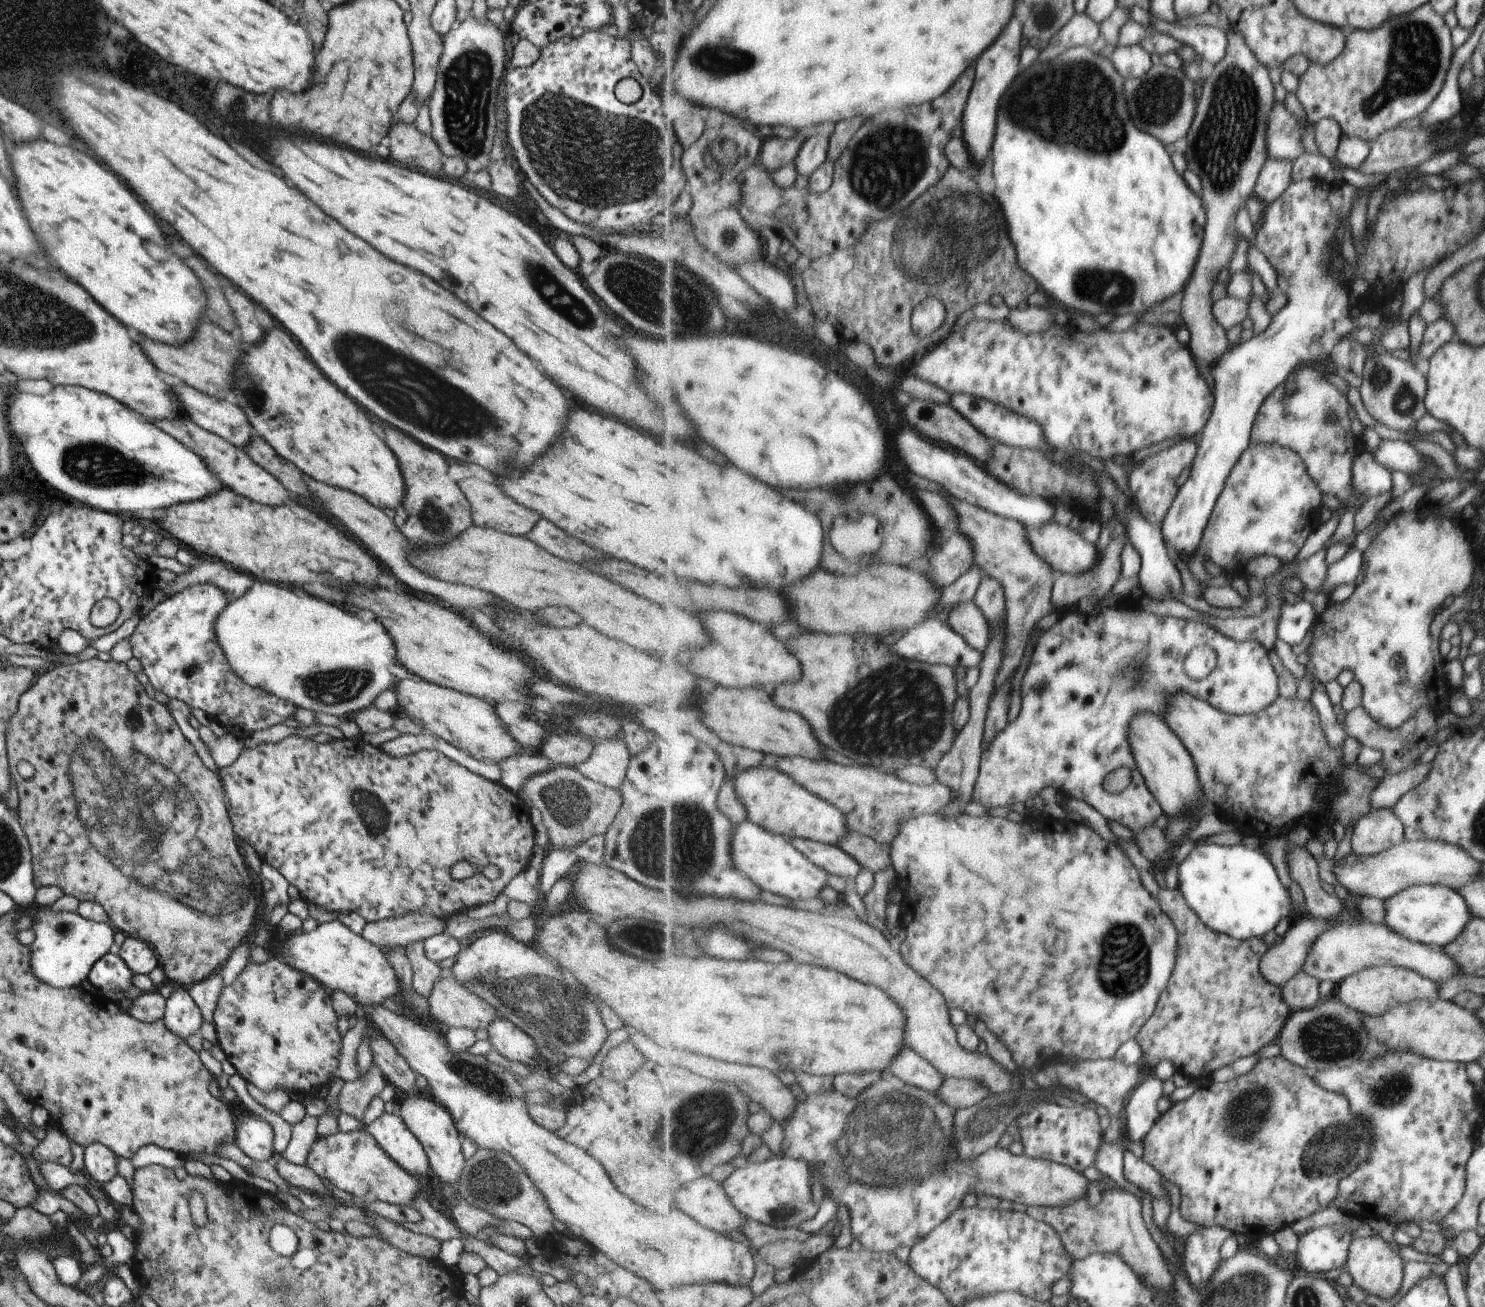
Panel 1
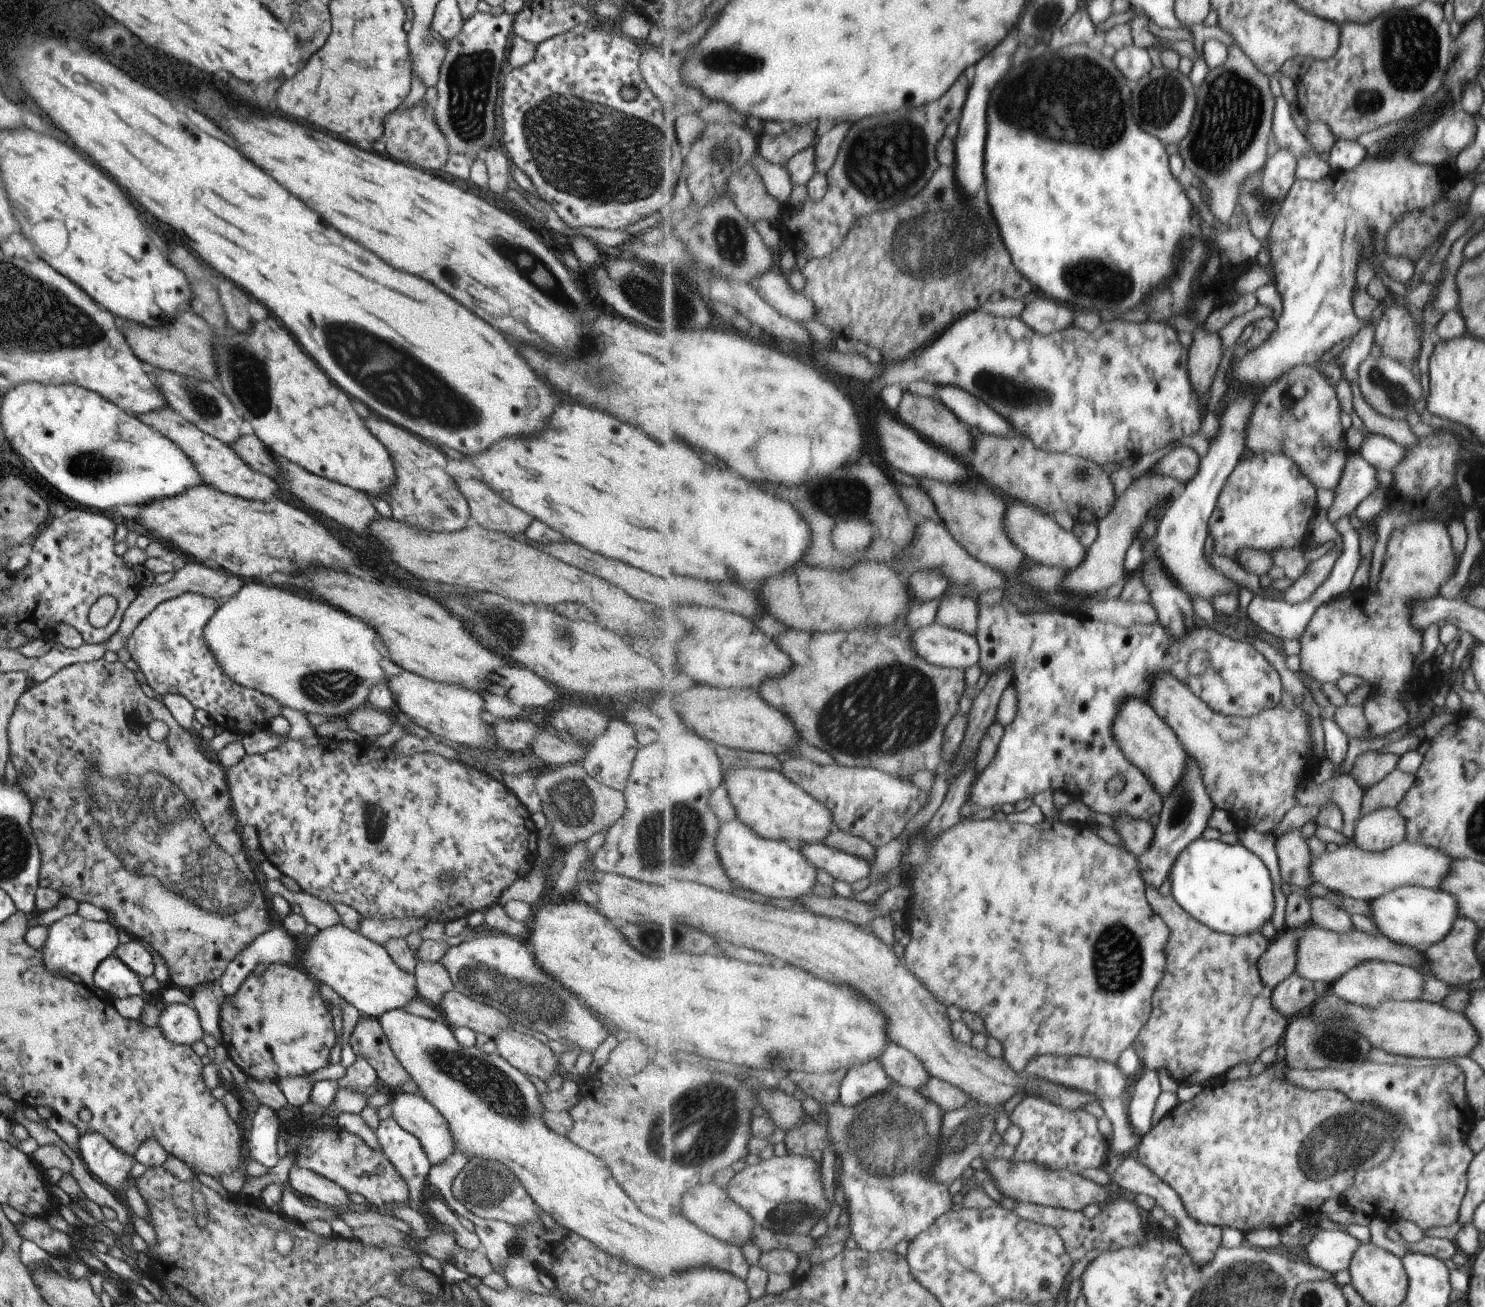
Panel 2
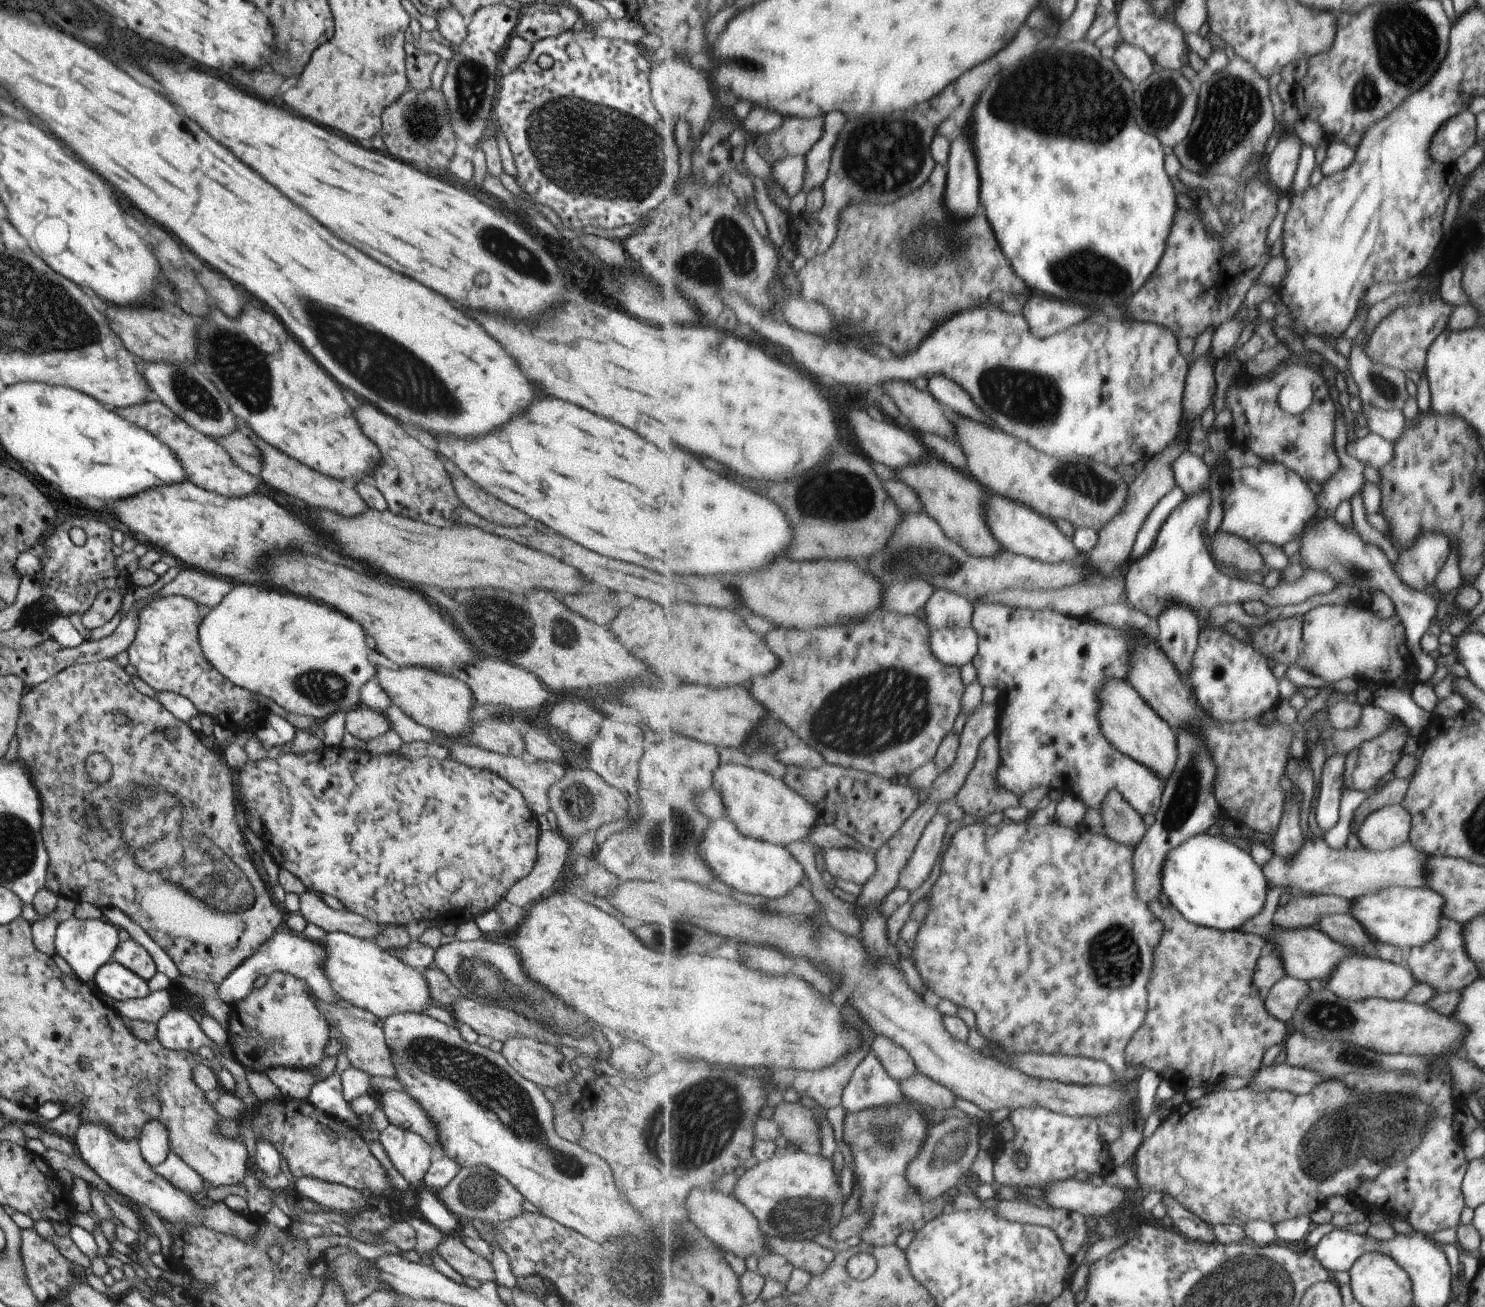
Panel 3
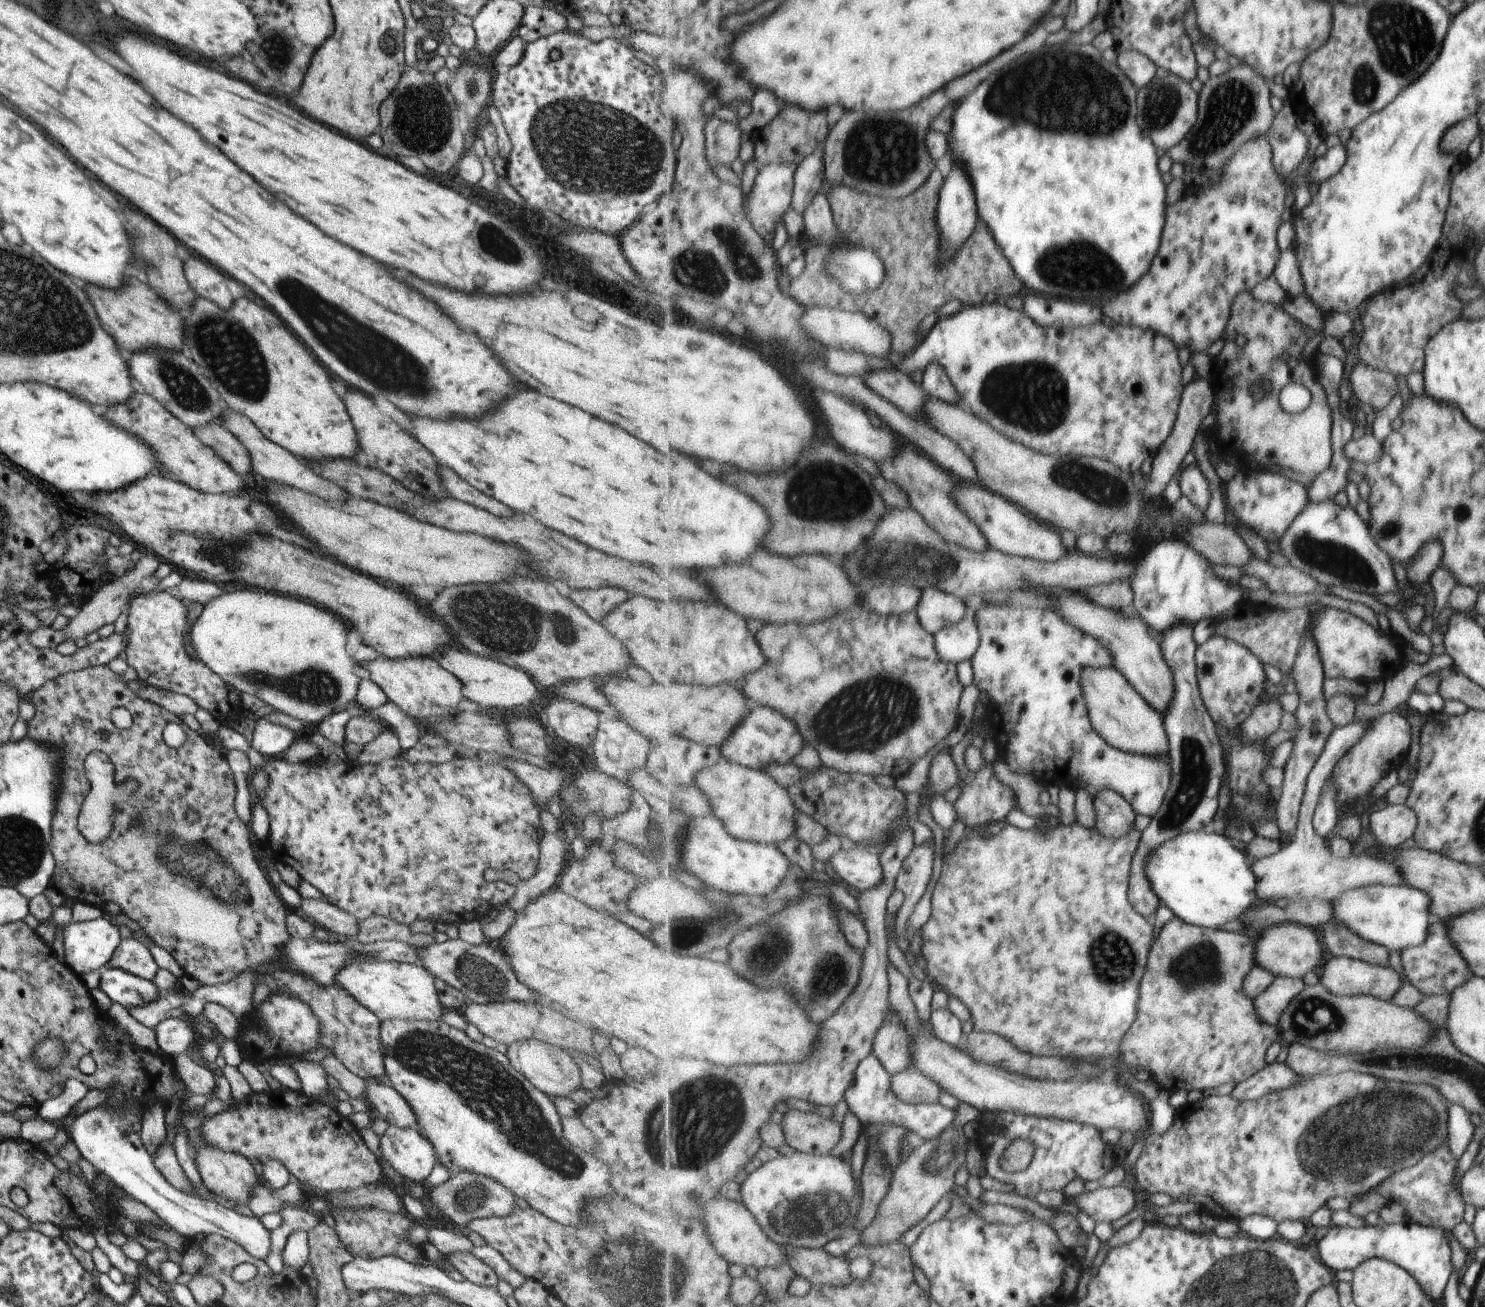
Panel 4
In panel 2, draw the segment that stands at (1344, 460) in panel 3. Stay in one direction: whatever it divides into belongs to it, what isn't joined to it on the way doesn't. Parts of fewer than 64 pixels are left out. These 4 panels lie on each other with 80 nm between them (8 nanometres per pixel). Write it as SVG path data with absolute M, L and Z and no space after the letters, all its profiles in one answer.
M1353 452L1352 456L1348 456L1340 484L1334 490L1334 502L1327 510L1328 521L1336 526L1338 518L1353 514L1359 502L1383 484L1379 471L1360 454Z

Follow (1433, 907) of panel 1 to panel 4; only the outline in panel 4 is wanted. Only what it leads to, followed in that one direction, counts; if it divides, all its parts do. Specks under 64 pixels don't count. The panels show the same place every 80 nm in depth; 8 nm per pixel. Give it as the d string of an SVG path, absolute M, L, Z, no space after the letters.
M1368 885L1331 899L1331 920L1342 923L1351 933L1390 952L1415 947L1424 942L1433 924L1432 900L1416 887L1402 885Z

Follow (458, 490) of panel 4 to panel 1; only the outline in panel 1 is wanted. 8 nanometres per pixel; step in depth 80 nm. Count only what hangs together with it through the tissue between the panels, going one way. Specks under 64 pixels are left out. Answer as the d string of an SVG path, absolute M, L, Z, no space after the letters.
M465 478L458 484L464 497L470 504L473 525L492 528L493 530L502 530L502 532L525 537L532 530L534 524L538 522L538 518L540 518L536 512L524 508L516 500L512 500L508 494L504 494L497 484L489 484L476 478Z

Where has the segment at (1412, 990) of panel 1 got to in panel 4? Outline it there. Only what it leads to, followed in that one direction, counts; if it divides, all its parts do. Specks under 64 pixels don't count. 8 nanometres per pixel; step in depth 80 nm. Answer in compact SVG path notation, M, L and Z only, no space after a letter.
M1344 955L1327 961L1320 982L1336 996L1372 995L1381 1001L1391 1000L1402 987L1400 976L1392 967L1368 964Z

